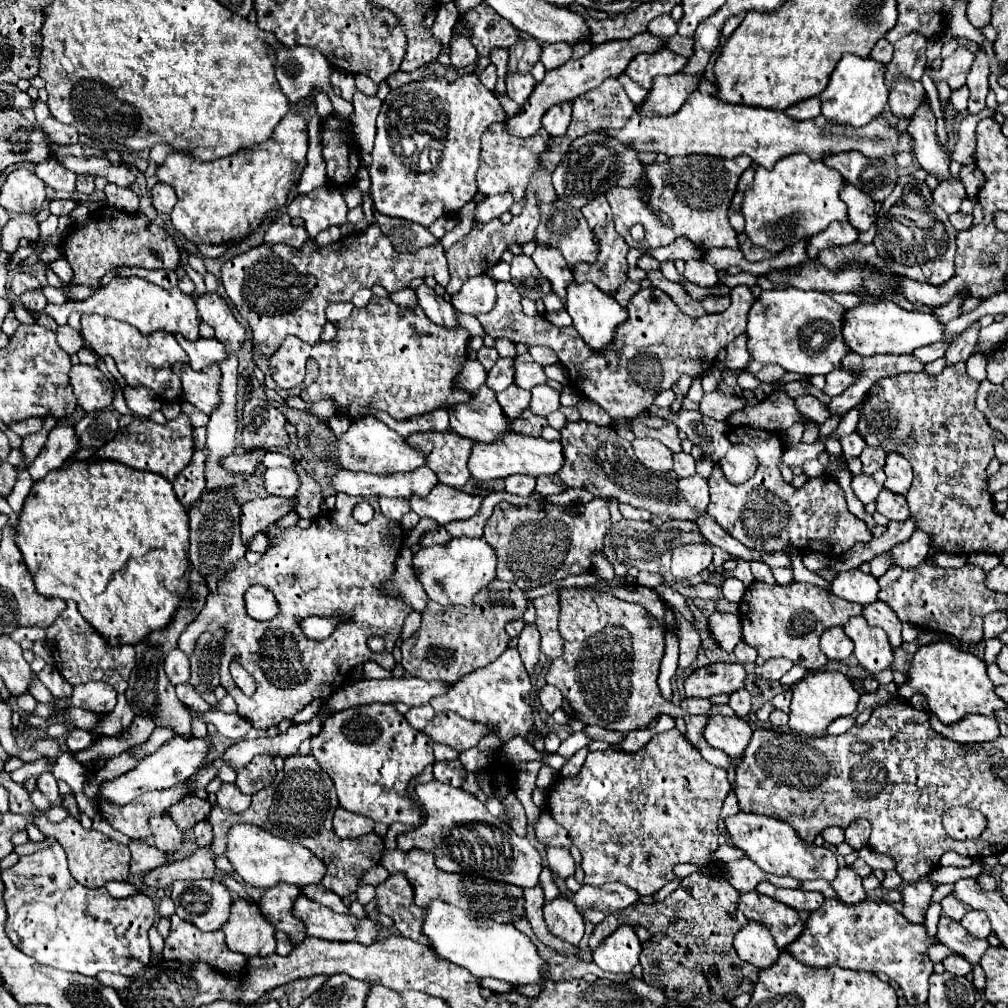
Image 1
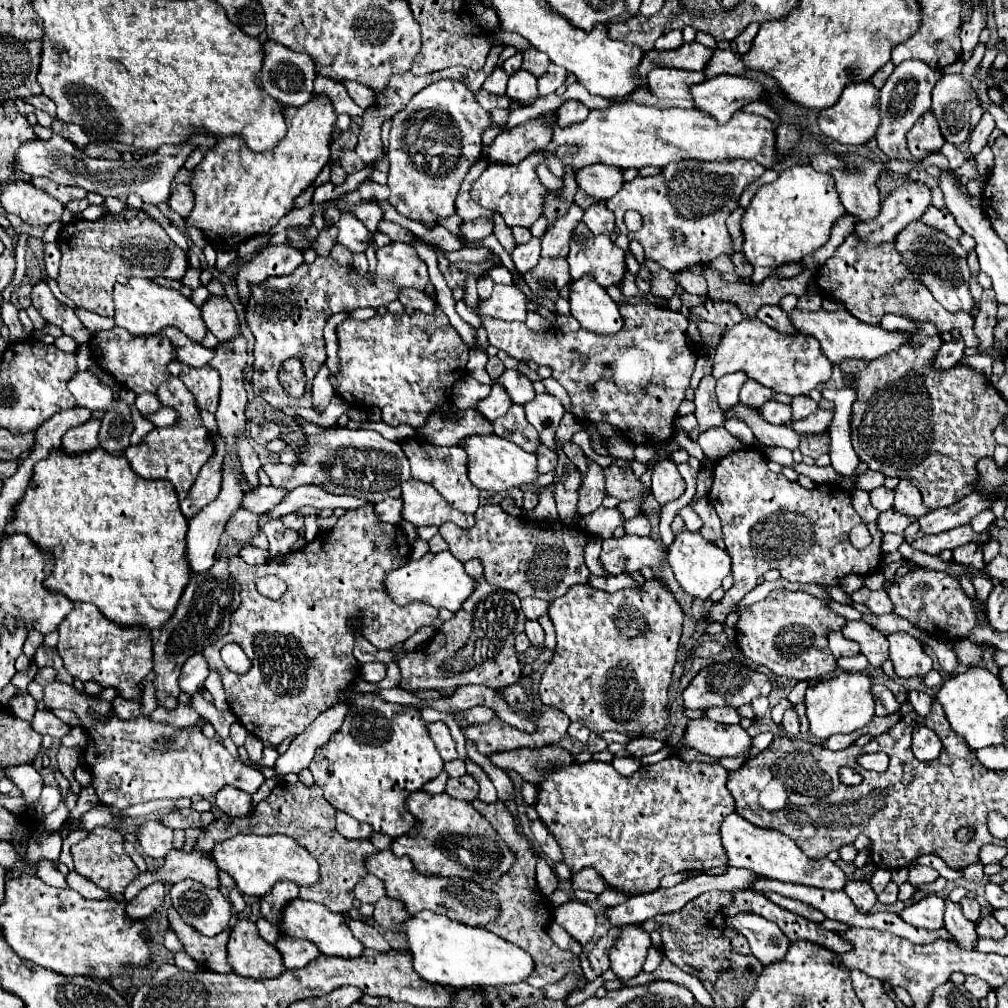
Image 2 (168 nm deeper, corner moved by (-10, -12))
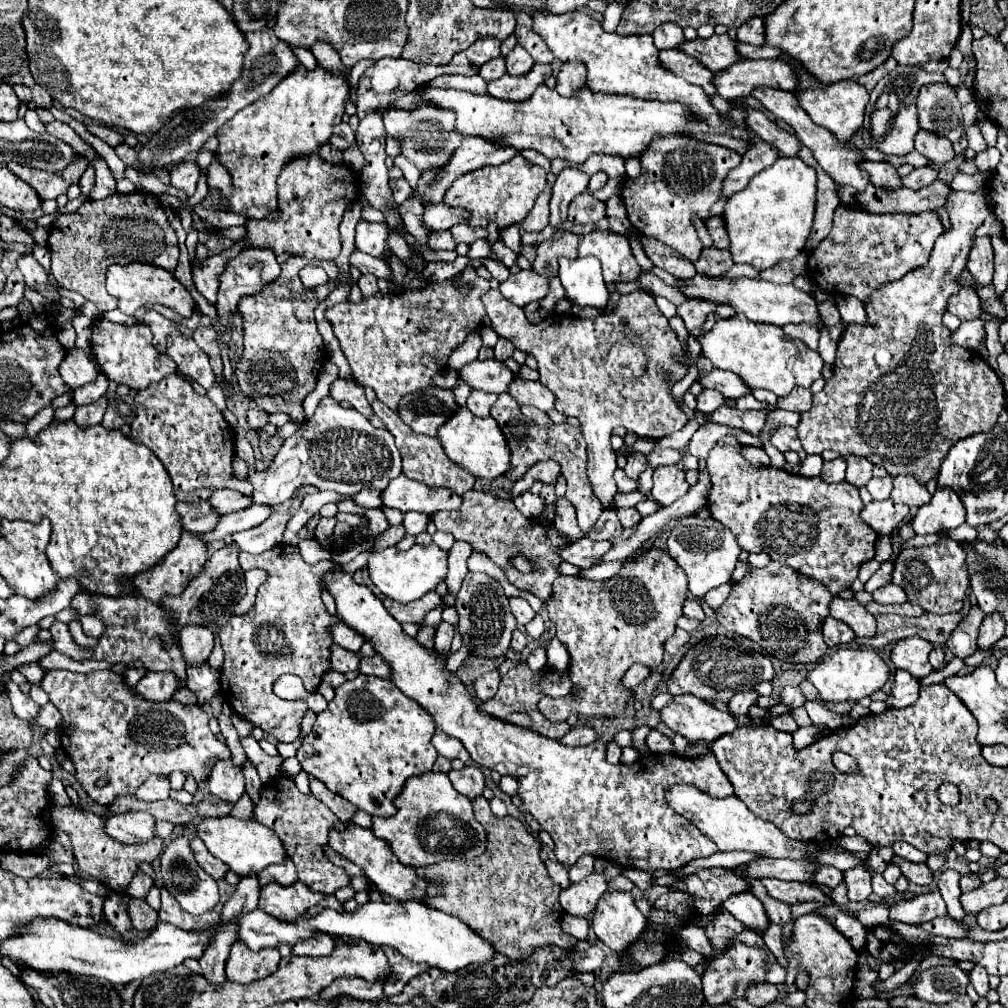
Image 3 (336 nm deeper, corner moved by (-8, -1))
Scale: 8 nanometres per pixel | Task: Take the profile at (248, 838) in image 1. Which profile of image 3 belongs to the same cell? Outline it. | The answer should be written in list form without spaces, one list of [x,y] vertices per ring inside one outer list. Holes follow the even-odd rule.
[[[209,817],[209,819],[201,819],[197,829],[199,829],[197,835],[207,845],[209,853],[221,859],[223,863],[227,863],[231,871],[235,871],[239,877],[247,877],[249,873],[259,873],[265,867],[273,863],[285,863],[287,859],[287,849],[283,841],[277,837],[277,833],[253,819],[241,821],[233,817],[219,817],[219,819]]]

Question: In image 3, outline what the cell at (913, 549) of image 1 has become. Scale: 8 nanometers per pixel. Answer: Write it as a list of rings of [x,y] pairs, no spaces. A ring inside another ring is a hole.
[[[937,489],[927,505],[923,505],[917,517],[911,521],[911,527],[917,535],[941,533],[955,529],[965,523],[965,505],[957,499],[957,493],[951,489]]]

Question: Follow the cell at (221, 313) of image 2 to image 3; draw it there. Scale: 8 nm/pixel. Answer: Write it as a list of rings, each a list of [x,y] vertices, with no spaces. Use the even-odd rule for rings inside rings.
[[[235,243],[233,247],[225,249],[223,253],[213,255],[213,257],[207,257],[203,263],[195,261],[195,265],[193,265],[193,281],[195,281],[195,287],[197,287],[197,291],[199,291],[211,305],[217,303],[219,277],[221,277],[223,269],[225,269],[227,261],[239,253],[239,247],[241,247],[241,245]]]

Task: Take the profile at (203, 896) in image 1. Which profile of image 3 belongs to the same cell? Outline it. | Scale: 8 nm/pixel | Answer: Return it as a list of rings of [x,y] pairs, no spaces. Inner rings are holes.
[[[181,835],[175,837],[165,851],[161,853],[161,877],[165,883],[165,889],[179,901],[181,909],[191,915],[203,915],[211,911],[219,903],[219,889],[217,883],[195,863],[193,853],[189,849],[189,837]]]

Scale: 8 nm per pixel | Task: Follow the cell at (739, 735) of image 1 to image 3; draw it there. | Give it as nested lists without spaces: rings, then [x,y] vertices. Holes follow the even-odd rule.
[[[693,695],[675,697],[673,703],[661,709],[661,719],[669,729],[681,733],[691,743],[713,743],[737,729],[737,721],[729,711],[715,709]]]

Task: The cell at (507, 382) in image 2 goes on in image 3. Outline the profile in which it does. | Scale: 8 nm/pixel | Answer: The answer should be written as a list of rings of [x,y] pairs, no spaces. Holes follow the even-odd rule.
[[[487,359],[487,361],[473,361],[465,365],[459,375],[473,387],[485,393],[505,393],[515,379],[513,371],[503,365],[497,359]]]

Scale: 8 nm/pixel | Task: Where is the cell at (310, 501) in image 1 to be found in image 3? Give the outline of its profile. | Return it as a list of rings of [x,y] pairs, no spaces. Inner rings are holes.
[[[281,513],[281,515],[273,515],[275,519],[267,519],[263,525],[253,527],[249,531],[241,531],[233,535],[233,541],[241,547],[241,551],[249,551],[249,553],[263,553],[265,549],[271,549],[273,545],[283,541],[283,531],[289,523],[289,513]]]

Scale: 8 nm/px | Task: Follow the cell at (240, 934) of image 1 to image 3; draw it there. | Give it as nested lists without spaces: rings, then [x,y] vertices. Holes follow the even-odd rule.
[[[235,941],[227,959],[227,979],[237,983],[249,983],[267,977],[277,969],[281,955],[277,949],[251,951],[243,941]]]

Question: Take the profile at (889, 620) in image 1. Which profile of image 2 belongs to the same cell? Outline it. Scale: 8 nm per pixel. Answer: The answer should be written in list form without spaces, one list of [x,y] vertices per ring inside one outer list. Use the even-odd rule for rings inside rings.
[[[897,632],[897,634],[889,634],[887,640],[891,644],[889,656],[893,662],[893,670],[899,678],[925,676],[929,670],[933,670],[931,656],[913,636],[905,632]]]

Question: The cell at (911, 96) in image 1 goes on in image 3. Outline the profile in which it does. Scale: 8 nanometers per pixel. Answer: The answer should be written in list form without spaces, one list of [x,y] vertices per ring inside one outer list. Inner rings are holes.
[[[919,129],[919,133],[915,135],[915,149],[935,165],[945,165],[955,157],[951,143],[945,141],[945,137],[939,137],[937,133],[927,129]]]

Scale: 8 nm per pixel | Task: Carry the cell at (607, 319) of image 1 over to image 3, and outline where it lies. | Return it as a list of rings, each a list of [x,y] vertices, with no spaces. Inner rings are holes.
[[[597,257],[559,261],[559,279],[565,287],[567,299],[579,307],[603,309],[609,299],[609,291],[601,277],[601,263]]]

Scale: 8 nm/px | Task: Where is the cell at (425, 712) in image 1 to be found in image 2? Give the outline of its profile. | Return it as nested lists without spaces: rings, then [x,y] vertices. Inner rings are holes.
[[[443,722],[427,724],[427,728],[429,728],[429,734],[431,734],[431,740],[435,742],[435,746],[437,746],[437,750],[439,750],[439,754],[441,754],[441,758],[445,762],[459,758],[457,750],[455,750],[455,742],[453,742],[453,738],[449,734],[449,728]]]

